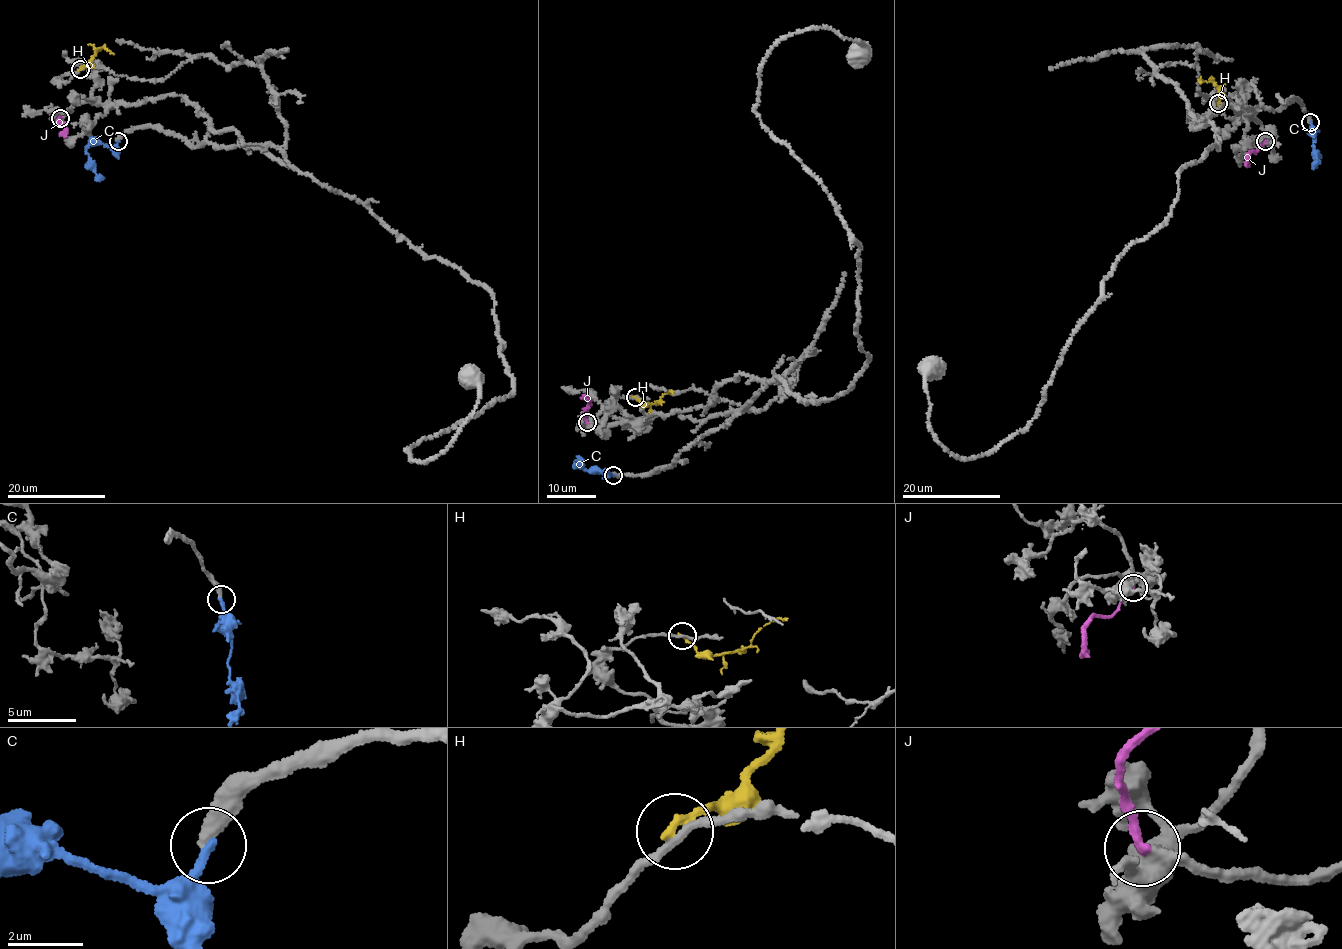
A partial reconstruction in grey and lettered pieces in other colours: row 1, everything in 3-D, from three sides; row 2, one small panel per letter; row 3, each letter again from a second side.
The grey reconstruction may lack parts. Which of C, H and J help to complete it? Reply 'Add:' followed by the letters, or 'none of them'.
Add: none of them

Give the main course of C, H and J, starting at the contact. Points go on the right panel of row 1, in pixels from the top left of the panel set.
C: (1310, 122), (1317, 161), (1313, 169)
H: (1218, 104), (1222, 95), (1219, 89), (1210, 80), (1200, 79), (1201, 82)
J: (1265, 141), (1260, 149), (1248, 155), (1245, 165)

